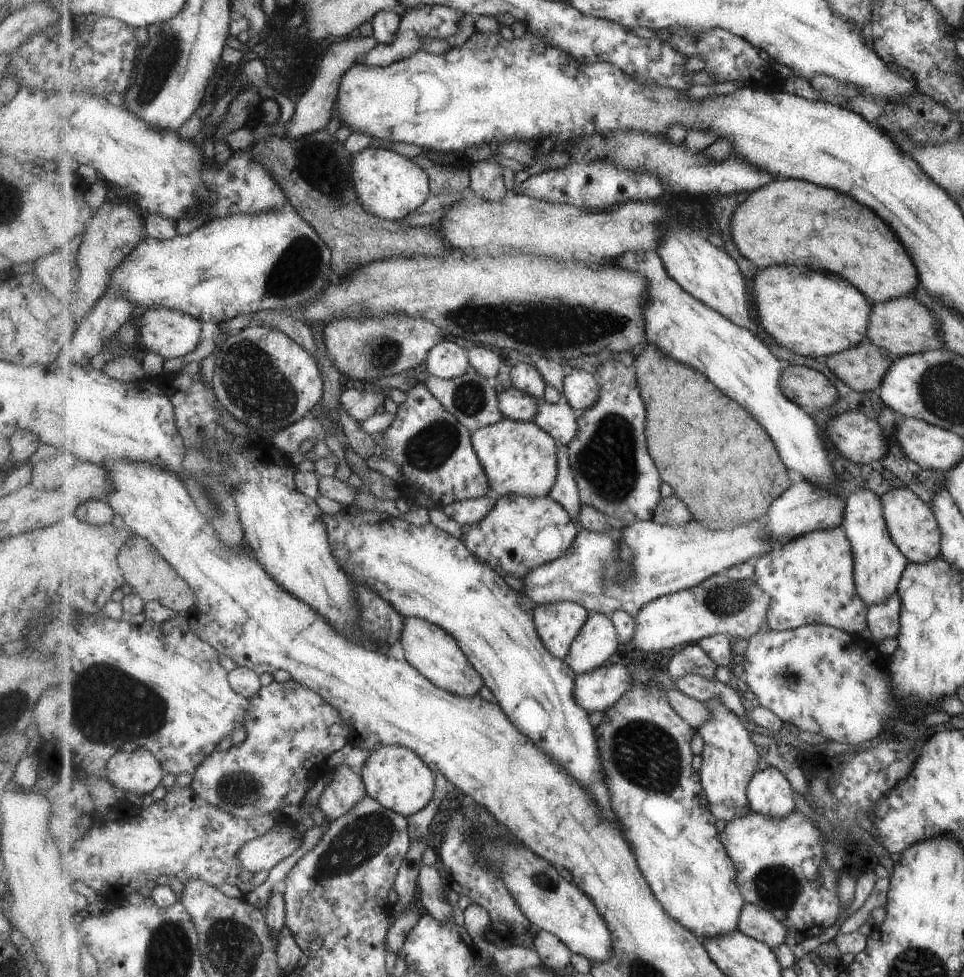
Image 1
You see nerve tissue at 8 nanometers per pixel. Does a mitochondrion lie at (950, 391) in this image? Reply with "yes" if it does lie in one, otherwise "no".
yes

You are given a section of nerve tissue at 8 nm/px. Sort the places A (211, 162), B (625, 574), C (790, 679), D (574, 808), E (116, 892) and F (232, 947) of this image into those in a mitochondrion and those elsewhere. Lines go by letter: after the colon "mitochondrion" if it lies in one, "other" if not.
A: other
B: mitochondrion
C: mitochondrion
D: other
E: other
F: mitochondrion

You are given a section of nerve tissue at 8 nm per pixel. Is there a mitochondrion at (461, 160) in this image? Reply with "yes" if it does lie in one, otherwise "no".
no

